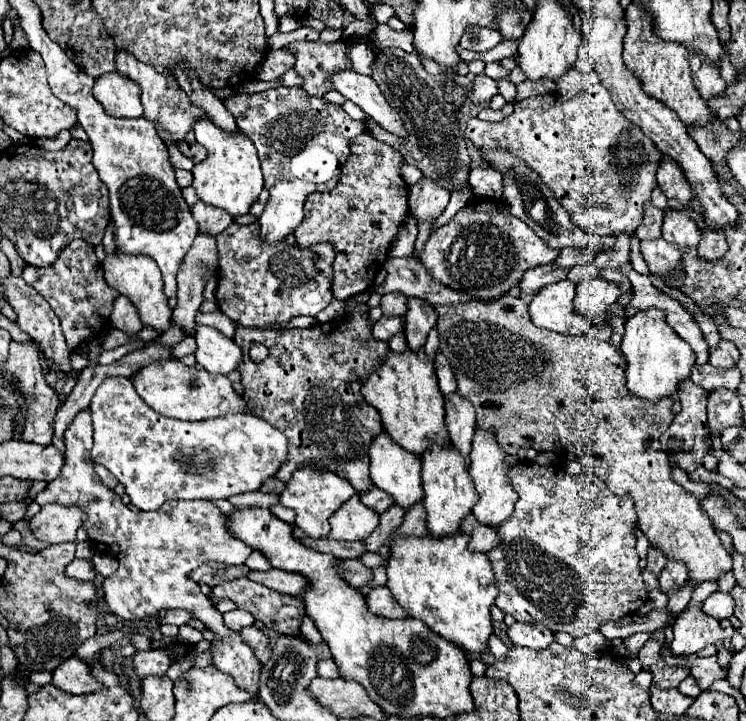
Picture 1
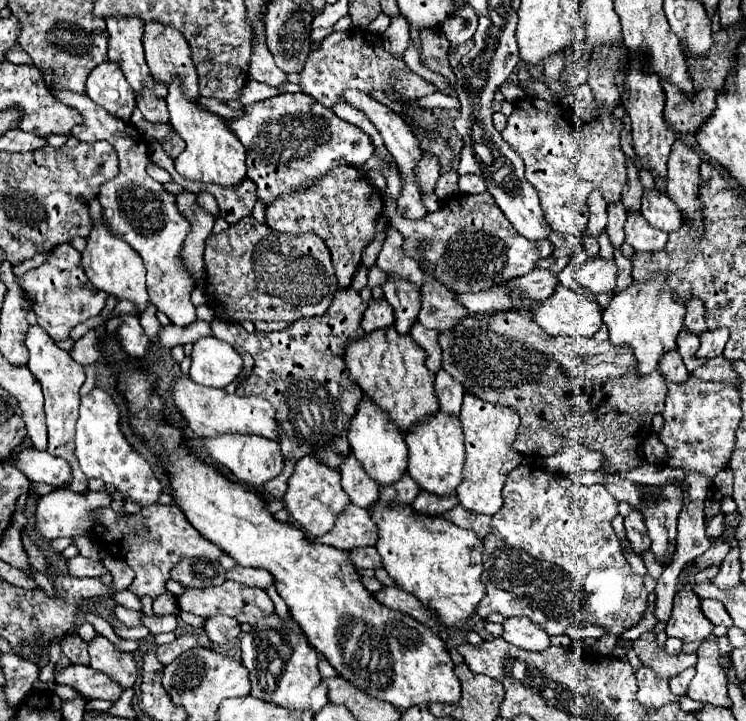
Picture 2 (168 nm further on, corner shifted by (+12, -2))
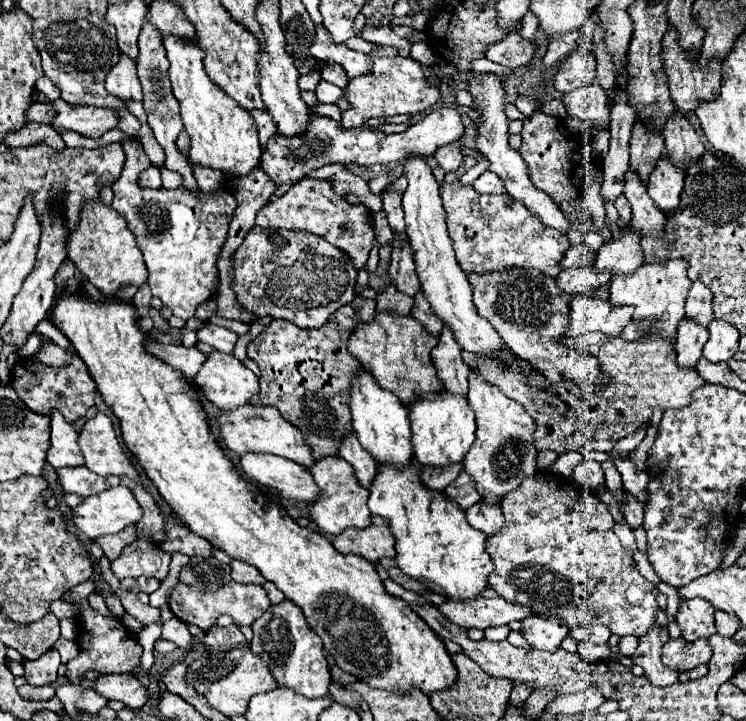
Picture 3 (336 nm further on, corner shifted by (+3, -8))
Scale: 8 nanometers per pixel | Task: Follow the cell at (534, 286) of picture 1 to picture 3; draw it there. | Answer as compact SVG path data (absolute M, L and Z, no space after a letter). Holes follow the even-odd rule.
M581 242L577 246L571 246L567 252L565 252L565 258L561 262L563 268L575 268L575 266L593 266L595 264L595 254L593 250Z

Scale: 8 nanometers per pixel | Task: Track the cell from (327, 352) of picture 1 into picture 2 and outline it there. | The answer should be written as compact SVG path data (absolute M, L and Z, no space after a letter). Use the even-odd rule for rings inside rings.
M348 286L334 294L334 302L326 310L326 314L316 316L316 318L298 320L280 332L248 334L242 328L242 324L230 324L230 322L224 322L218 318L212 320L212 334L218 340L228 342L238 352L248 352L254 358L254 370L242 384L238 384L236 394L238 396L262 396L276 408L276 422L280 428L278 444L280 444L286 460L300 460L302 456L310 454L320 464L340 470L344 458L350 454L348 426L362 400L362 390L358 384L354 384L348 378L348 368L346 368L346 362L342 356L346 352L348 342L364 338L364 330L360 330L364 310L366 310L366 304L362 302L360 294Z

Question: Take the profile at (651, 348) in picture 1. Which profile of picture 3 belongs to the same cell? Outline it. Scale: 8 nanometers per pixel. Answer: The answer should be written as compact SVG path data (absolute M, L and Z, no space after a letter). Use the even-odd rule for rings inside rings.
M665 260L665 262L653 262L653 264L641 264L633 276L613 276L611 278L611 298L609 302L613 306L633 306L633 322L641 322L643 318L657 318L655 326L649 330L649 334L659 332L661 336L669 336L675 340L677 324L681 318L685 318L685 298L691 286L691 280L687 278L687 264L685 260Z

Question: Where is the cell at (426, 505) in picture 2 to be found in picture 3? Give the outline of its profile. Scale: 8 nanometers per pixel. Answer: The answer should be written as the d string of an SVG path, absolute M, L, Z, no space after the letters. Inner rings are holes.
M463 470L455 482L451 482L445 488L445 494L455 500L463 510L467 510L469 506L473 506L477 500L481 500L479 492L473 488L473 478Z

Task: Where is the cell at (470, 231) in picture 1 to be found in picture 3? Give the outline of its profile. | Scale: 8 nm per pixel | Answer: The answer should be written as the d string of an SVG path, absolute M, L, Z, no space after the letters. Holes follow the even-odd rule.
M459 180L445 182L441 186L441 198L447 212L447 232L453 240L457 262L463 272L491 272L511 266L537 268L553 278L559 276L561 260L571 246L563 232L545 228L541 220L509 194L477 194L473 186L465 186Z

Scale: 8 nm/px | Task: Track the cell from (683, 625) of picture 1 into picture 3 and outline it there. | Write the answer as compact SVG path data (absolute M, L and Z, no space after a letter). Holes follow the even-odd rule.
M701 598L683 600L677 612L677 624L681 628L681 636L689 642L697 638L707 638L715 634L715 608Z

